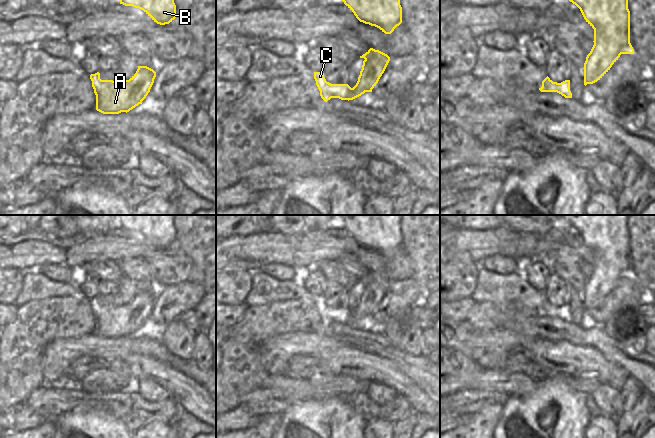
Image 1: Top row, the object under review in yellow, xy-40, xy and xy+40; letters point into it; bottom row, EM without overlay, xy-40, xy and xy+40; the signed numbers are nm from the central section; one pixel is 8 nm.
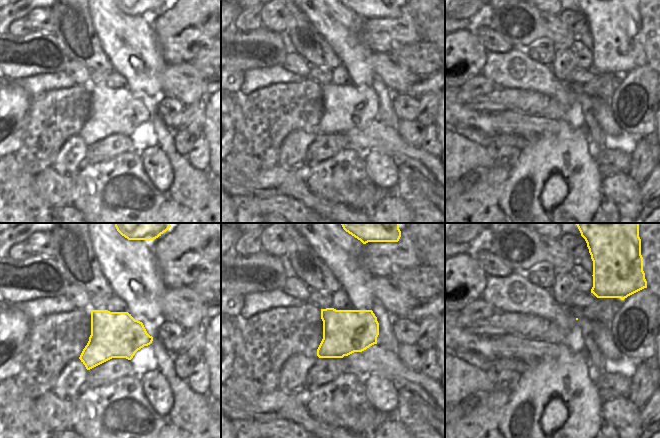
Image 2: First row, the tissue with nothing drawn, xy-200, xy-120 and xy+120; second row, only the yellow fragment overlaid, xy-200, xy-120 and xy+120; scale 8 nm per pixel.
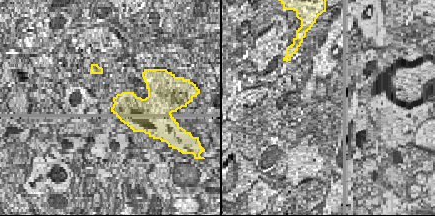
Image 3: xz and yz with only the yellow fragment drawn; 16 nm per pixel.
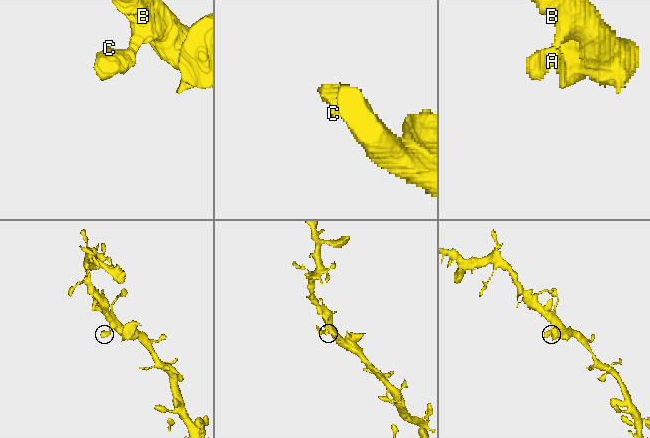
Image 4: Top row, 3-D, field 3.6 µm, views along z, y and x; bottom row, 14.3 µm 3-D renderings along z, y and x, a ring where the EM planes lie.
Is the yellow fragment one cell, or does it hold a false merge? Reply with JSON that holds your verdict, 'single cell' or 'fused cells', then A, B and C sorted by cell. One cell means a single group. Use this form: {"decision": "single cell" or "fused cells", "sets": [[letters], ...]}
{"decision": "single cell", "sets": [["A", "B", "C"]]}

